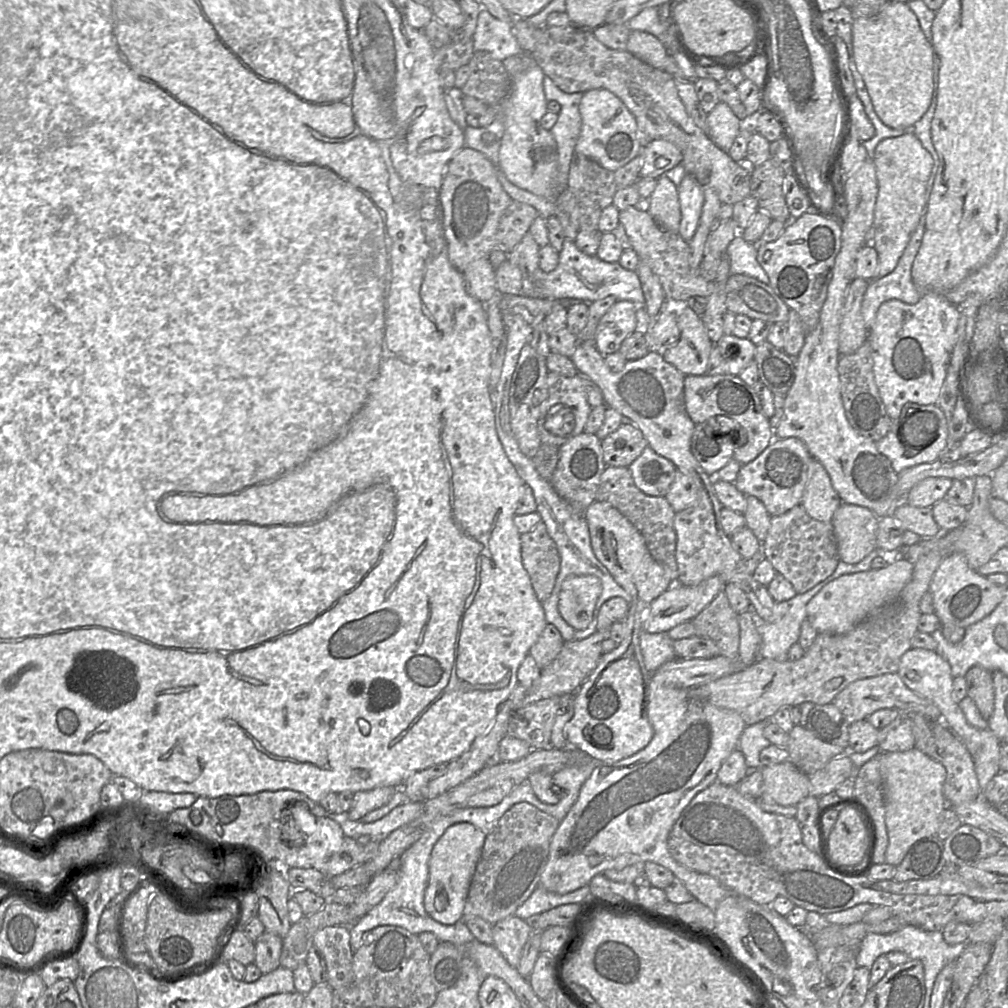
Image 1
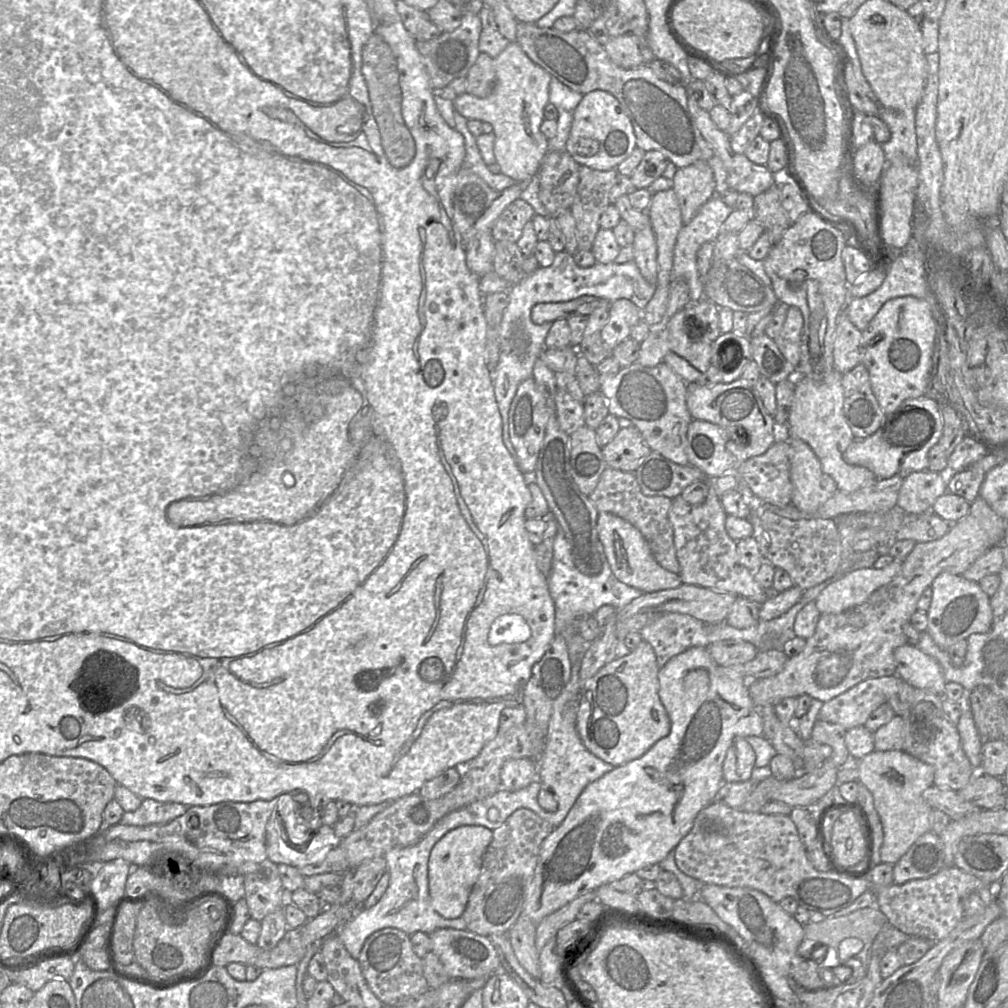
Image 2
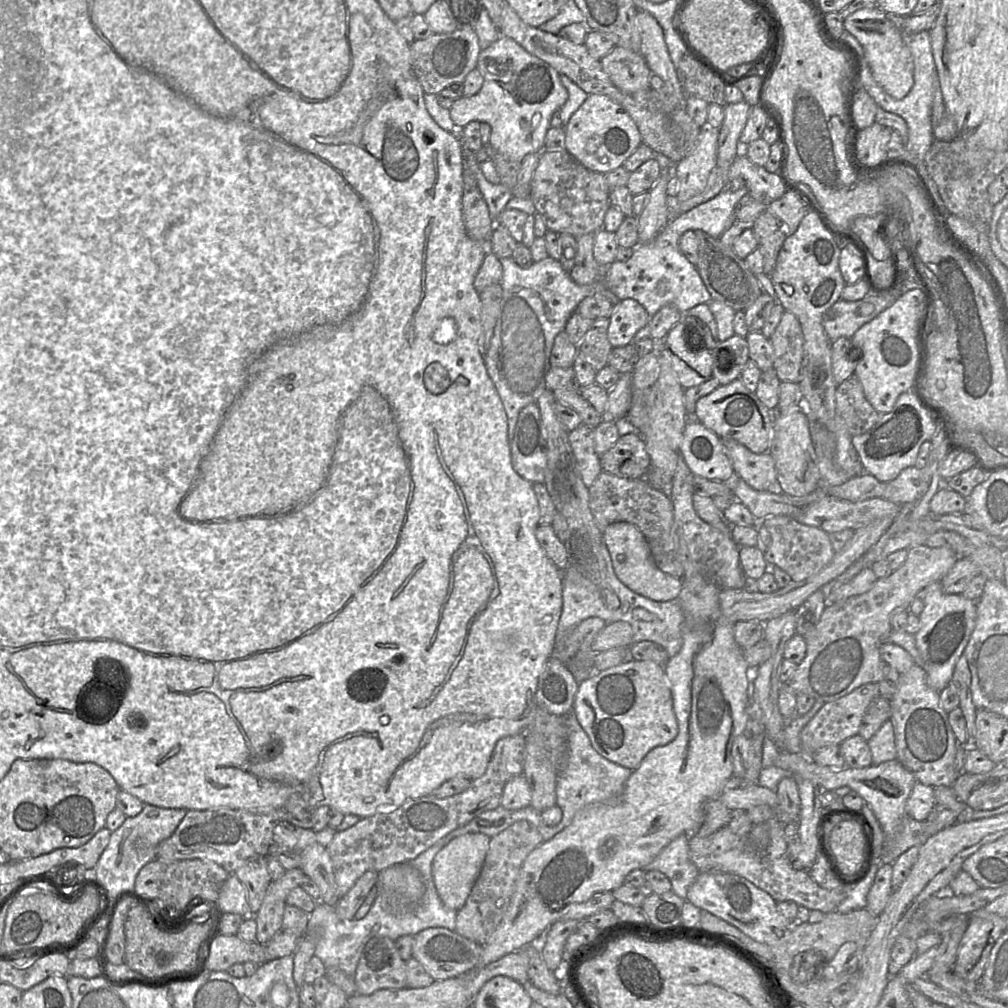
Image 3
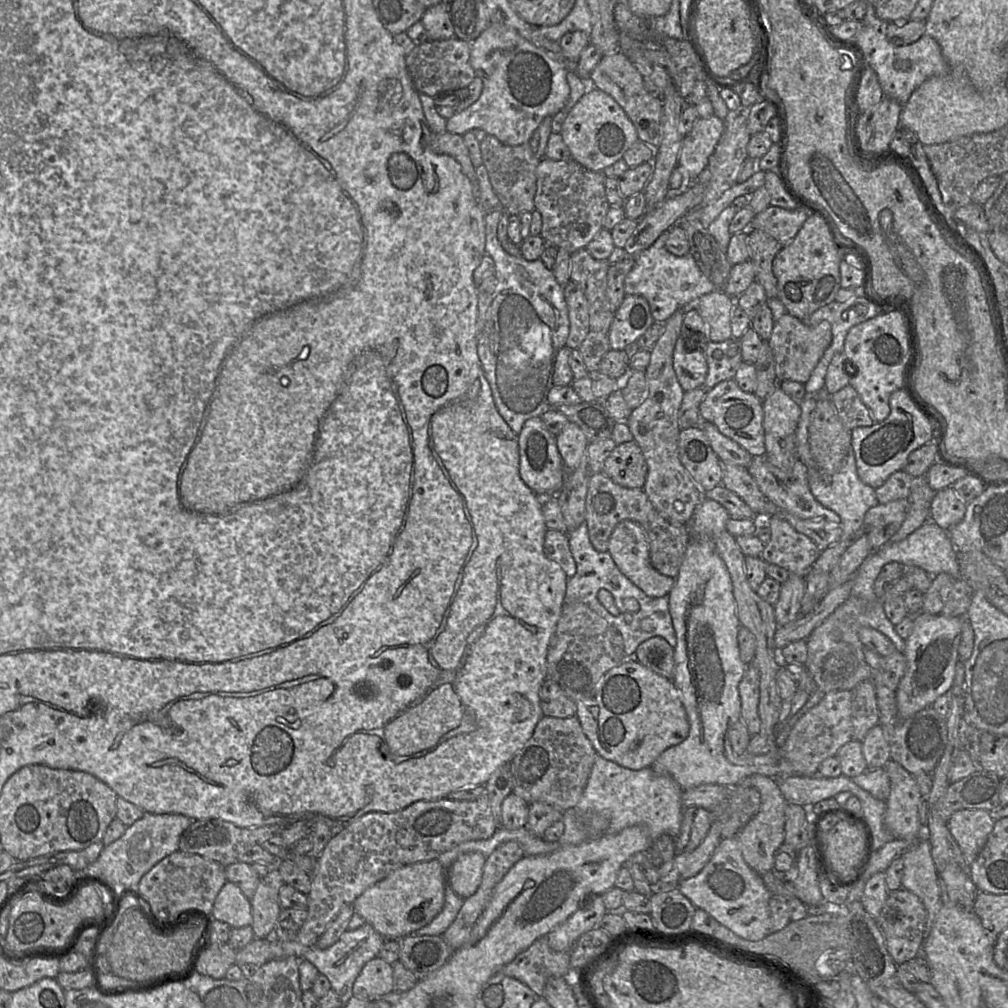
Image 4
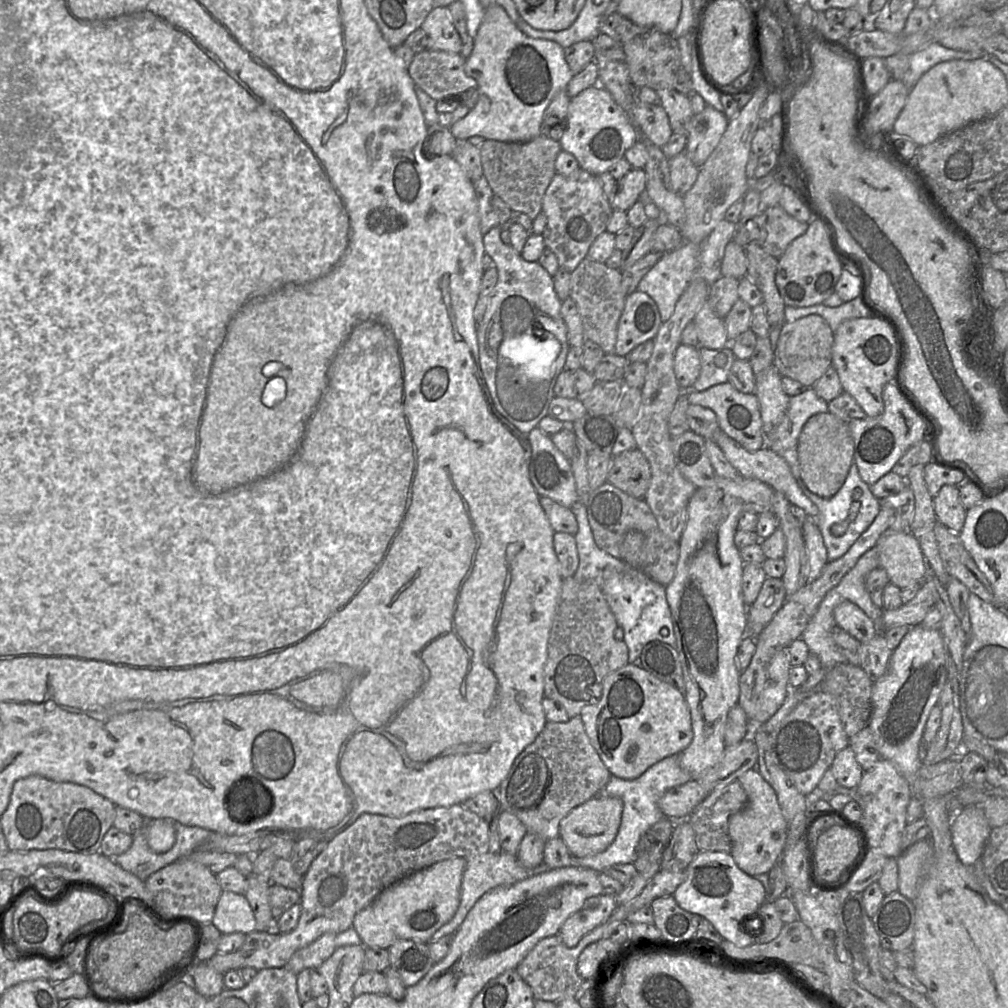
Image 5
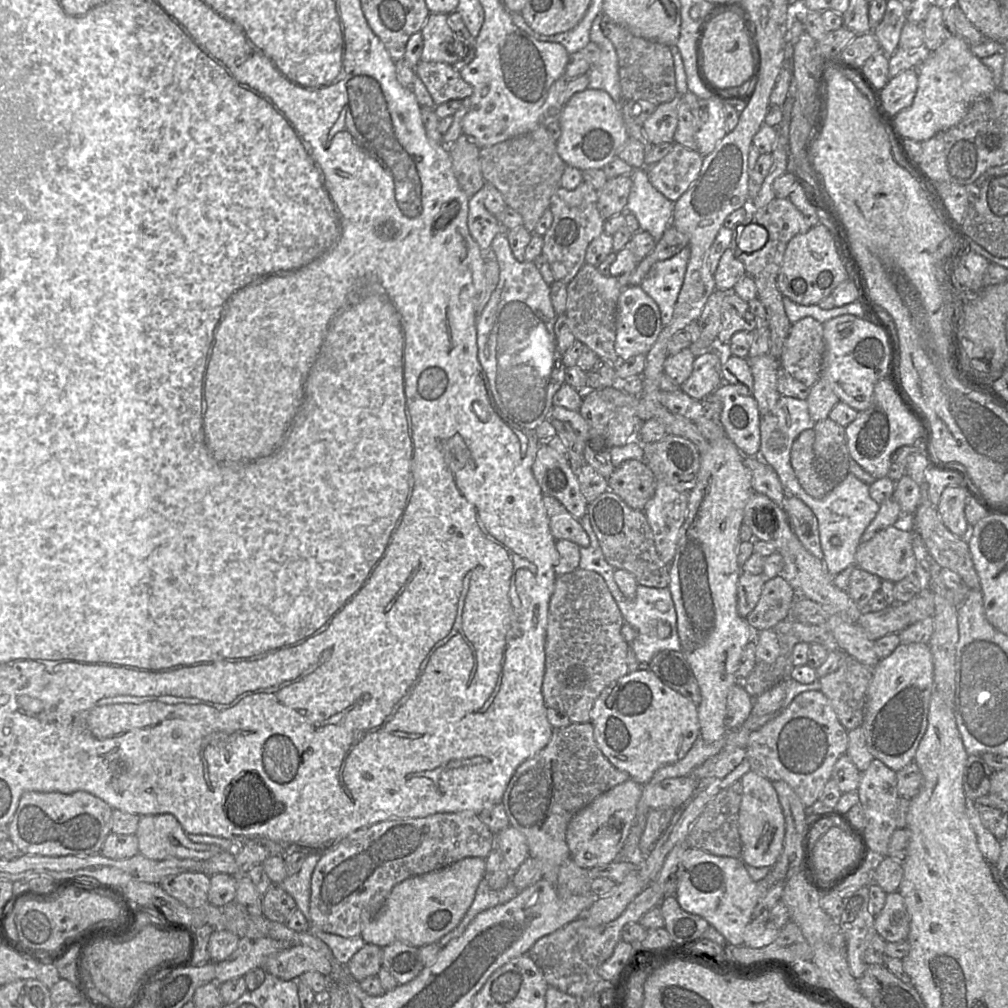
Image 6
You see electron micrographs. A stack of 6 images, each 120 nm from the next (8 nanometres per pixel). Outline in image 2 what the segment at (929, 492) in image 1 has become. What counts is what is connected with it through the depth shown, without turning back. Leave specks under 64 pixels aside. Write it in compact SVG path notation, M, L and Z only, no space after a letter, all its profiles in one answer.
M911 472L903 480L897 506L908 514L922 514L929 512L936 499L946 492L947 485L940 472Z

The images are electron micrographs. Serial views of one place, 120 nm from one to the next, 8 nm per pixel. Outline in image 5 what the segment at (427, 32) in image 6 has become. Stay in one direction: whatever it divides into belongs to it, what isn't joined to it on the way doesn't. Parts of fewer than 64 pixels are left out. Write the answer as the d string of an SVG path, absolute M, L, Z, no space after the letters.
M434 6L421 24L421 29L427 35L426 49L452 53L461 51L461 38L447 7Z

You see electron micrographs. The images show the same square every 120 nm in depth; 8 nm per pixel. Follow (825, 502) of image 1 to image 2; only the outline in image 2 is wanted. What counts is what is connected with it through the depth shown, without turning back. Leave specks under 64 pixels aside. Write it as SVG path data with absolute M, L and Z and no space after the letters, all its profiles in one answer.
M789 437L788 443L792 483L791 504L806 513L814 513L838 491L838 488L804 441Z

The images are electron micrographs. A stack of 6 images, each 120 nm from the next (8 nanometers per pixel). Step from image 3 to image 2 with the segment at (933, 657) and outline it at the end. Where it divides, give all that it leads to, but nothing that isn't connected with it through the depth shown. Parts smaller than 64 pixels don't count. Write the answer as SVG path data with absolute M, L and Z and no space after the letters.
M940 573L931 584L932 600L927 611L926 632L935 644L944 651L973 633L985 633L992 625L990 597L983 592L978 582L969 581L962 575Z

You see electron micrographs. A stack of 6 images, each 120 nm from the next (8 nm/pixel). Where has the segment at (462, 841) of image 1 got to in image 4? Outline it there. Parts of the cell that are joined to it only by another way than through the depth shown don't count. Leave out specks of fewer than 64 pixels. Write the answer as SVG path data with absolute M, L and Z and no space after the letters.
M480 852L463 853L446 871L447 884L462 899L469 898L478 889L486 857Z

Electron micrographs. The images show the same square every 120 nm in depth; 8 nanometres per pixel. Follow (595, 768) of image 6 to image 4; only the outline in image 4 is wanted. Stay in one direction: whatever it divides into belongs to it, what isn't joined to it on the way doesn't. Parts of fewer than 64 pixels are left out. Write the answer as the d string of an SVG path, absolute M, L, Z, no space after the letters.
M544 715L532 737L511 760L514 775L512 793L528 804L539 801L561 812L571 809L582 797L596 755L576 715L567 718Z

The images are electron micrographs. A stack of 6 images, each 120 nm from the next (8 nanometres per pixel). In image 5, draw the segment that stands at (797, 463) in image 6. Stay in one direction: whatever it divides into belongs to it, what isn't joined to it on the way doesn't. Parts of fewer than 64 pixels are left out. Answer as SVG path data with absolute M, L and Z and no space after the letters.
M830 412L810 417L799 435L797 455L801 479L806 487L821 498L831 498L844 484L854 462L854 440L848 422Z

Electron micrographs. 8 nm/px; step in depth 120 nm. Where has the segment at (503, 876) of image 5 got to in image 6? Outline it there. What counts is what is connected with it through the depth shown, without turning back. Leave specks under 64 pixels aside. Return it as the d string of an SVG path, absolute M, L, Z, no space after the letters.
M483 878L478 885L474 900L461 922L453 930L440 938L437 944L442 949L452 939L461 936L470 922L479 913L497 905L504 904L513 899L517 894L518 889L514 886L512 881L500 890L493 890Z

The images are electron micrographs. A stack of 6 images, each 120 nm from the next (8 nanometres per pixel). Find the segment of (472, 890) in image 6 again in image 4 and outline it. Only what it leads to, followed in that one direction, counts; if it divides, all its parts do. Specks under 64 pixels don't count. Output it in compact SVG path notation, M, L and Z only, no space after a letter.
M437 859L407 864L368 887L353 902L354 911L386 940L401 939L428 925L442 910L446 870Z

